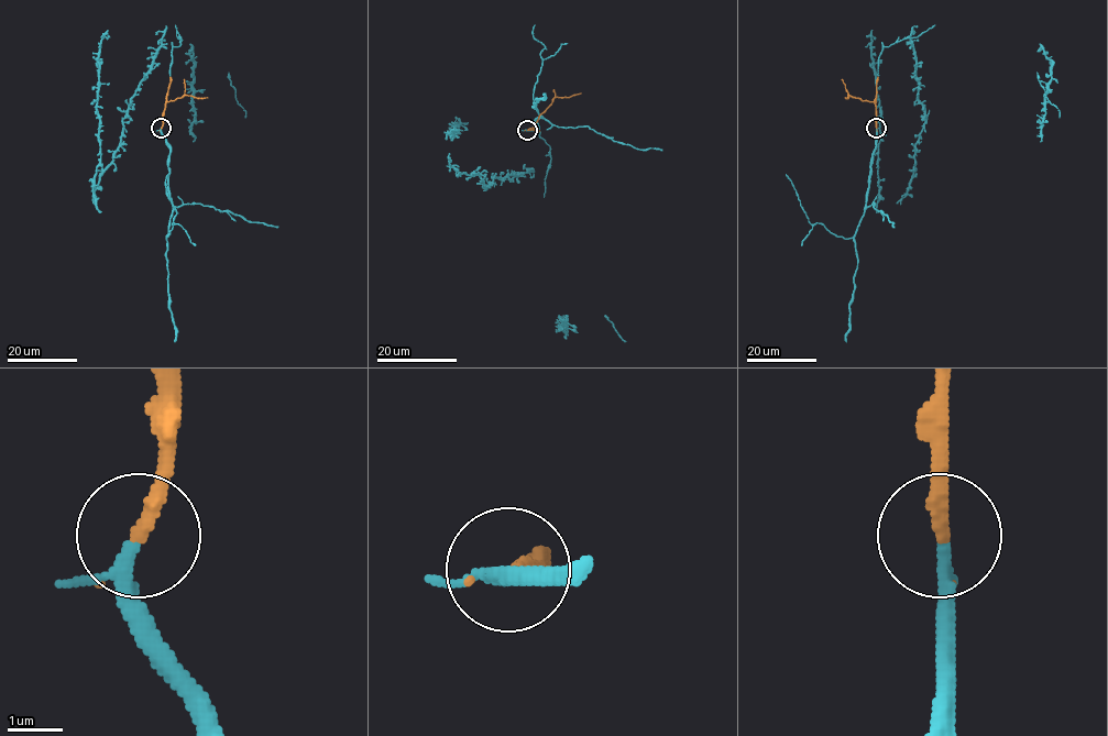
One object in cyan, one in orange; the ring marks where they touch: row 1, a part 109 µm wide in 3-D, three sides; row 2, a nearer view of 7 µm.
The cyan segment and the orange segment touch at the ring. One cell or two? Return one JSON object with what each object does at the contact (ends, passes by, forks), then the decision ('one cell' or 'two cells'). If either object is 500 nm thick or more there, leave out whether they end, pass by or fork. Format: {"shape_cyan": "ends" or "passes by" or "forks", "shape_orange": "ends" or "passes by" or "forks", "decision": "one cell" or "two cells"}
{"shape_cyan": "passes by", "shape_orange": "ends", "decision": "one cell"}

